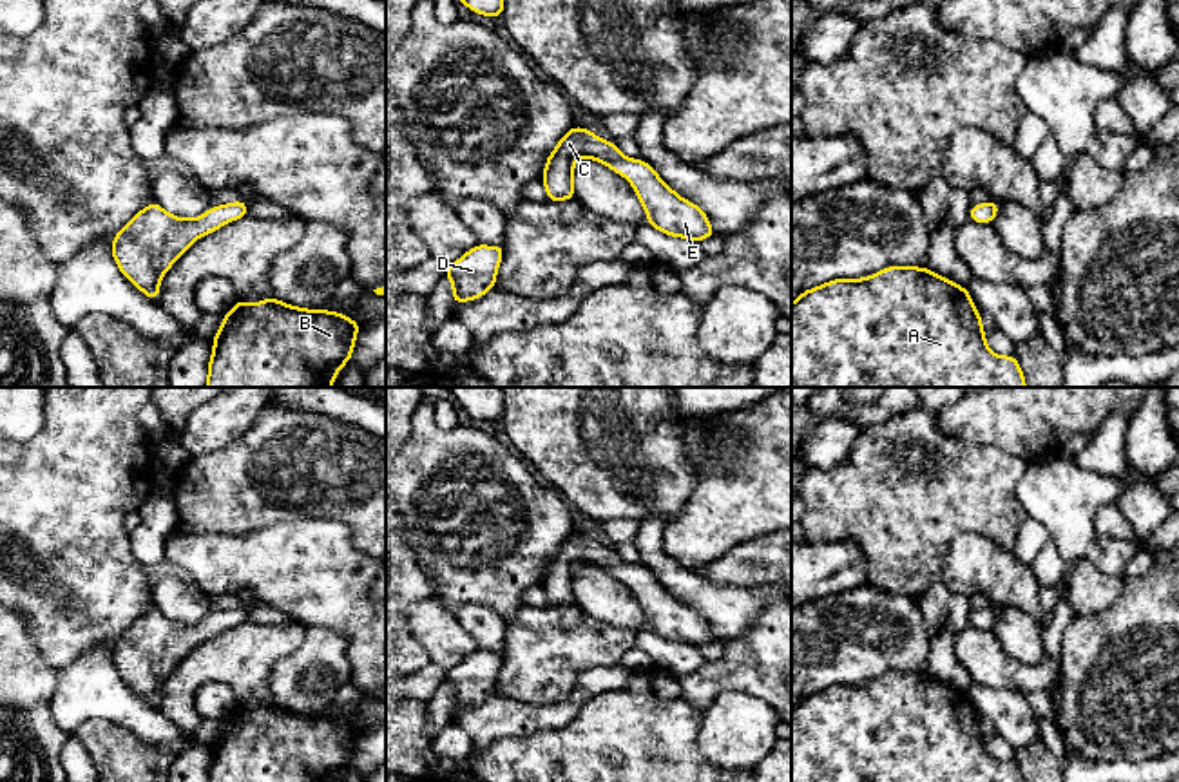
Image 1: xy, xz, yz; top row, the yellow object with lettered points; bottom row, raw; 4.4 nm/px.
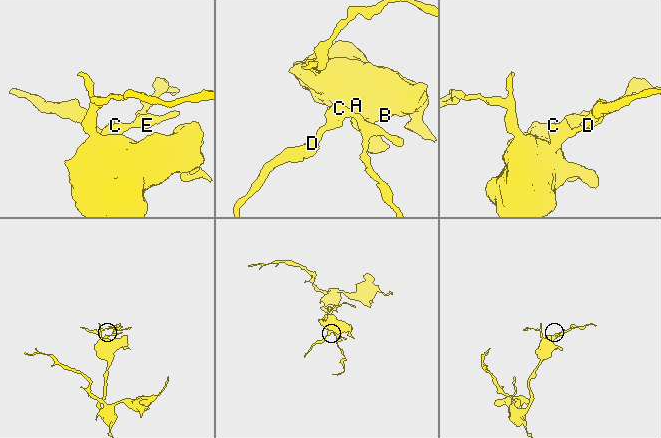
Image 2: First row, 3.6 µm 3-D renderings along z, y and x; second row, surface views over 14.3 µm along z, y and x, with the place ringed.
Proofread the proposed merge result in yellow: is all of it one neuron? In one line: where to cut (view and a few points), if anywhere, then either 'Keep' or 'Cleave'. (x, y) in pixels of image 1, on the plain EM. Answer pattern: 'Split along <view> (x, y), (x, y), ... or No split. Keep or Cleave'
No split. Keep

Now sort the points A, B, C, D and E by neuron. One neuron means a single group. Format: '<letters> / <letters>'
A B C D E

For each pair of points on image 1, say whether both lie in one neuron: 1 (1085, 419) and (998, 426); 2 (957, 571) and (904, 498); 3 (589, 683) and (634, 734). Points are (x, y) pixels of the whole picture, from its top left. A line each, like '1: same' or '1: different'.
1: same
2: different
3: different

